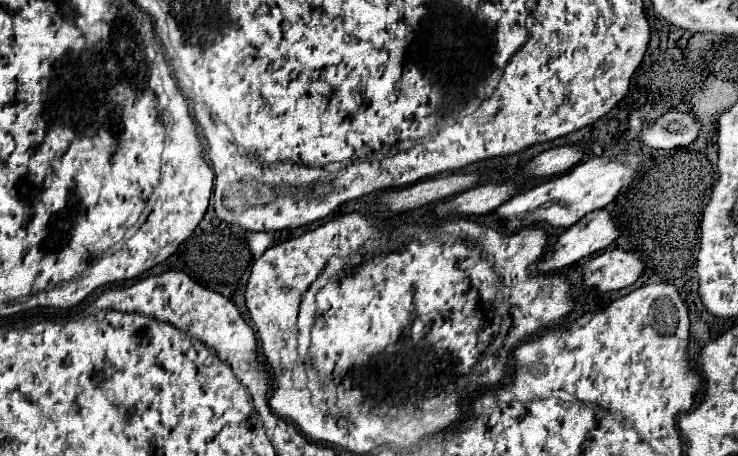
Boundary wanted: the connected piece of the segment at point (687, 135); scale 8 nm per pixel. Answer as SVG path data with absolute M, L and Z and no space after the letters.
M667 112L657 118L653 126L645 126L641 132L641 142L651 148L681 148L697 140L699 126L697 120L683 112Z

